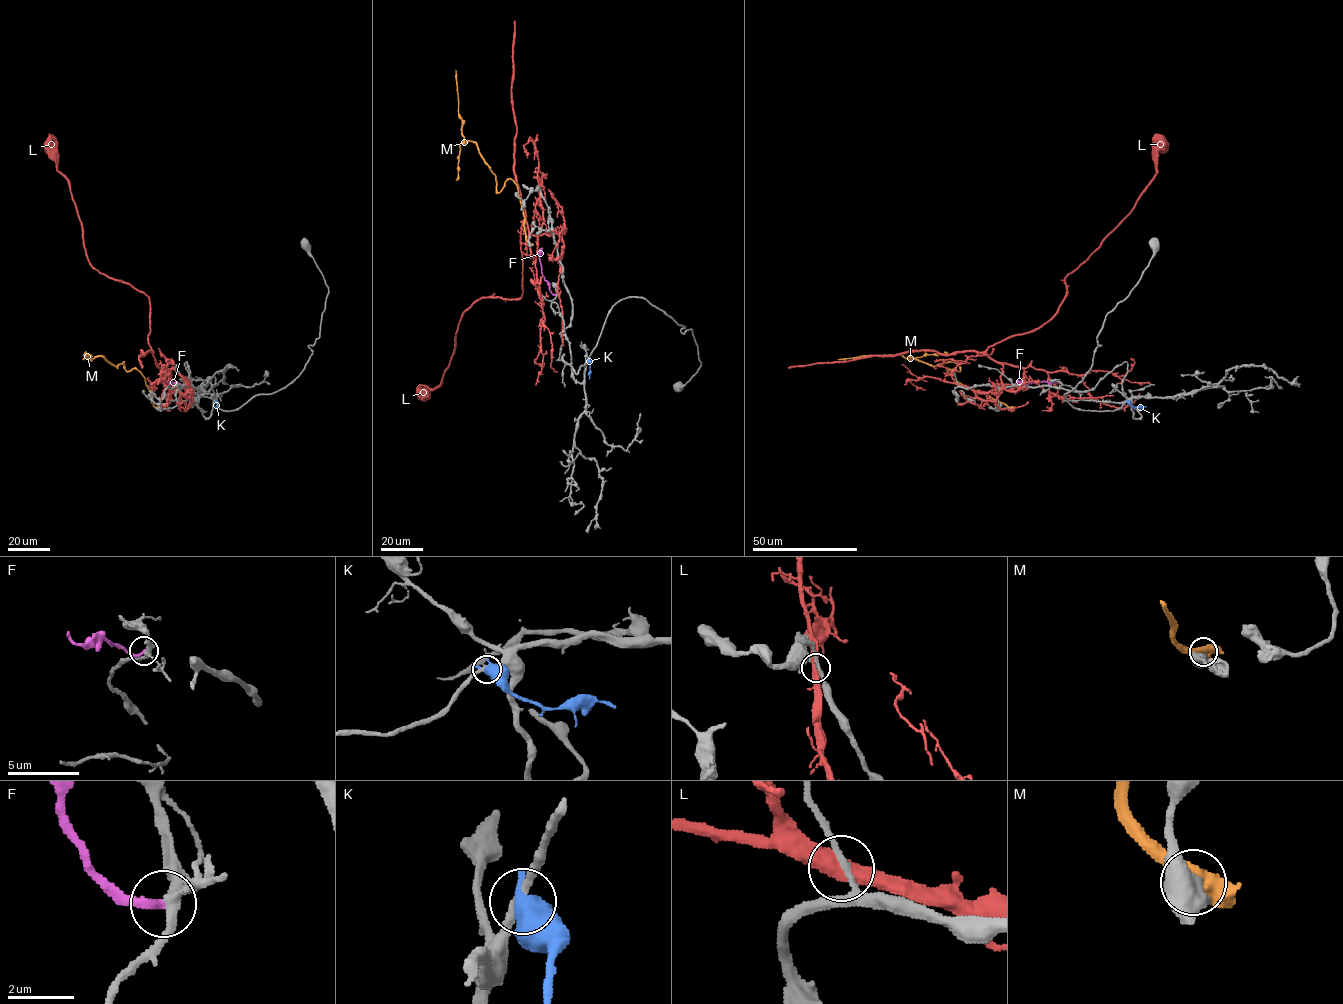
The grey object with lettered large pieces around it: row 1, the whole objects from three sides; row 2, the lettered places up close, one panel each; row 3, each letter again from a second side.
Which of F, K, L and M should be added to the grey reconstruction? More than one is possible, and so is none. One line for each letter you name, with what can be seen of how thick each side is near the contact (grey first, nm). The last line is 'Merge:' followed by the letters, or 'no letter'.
Merge: no letter

